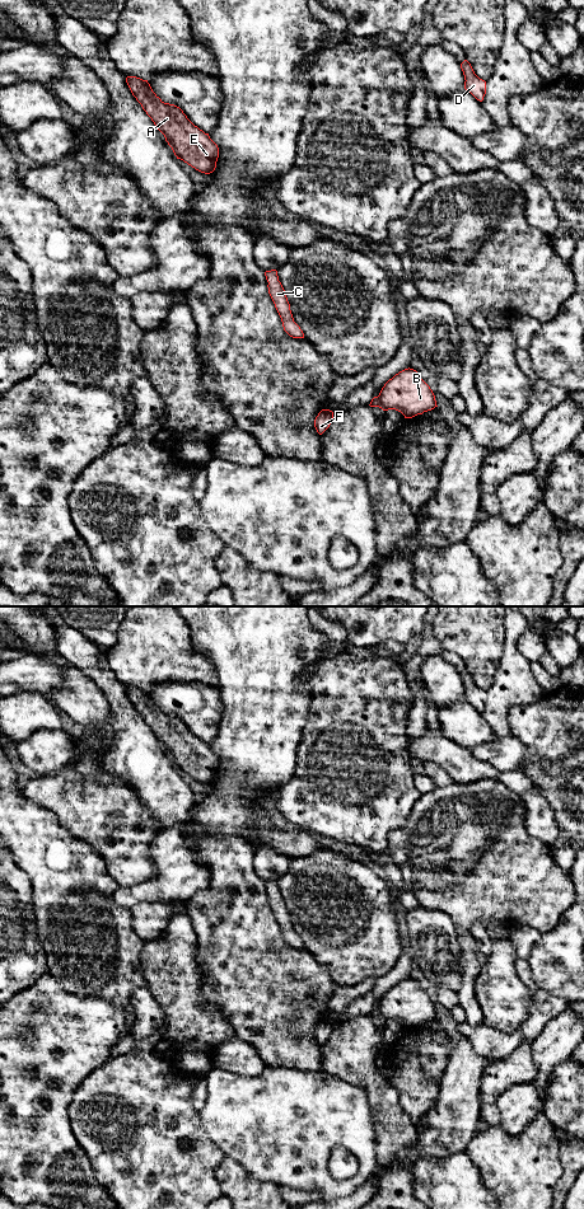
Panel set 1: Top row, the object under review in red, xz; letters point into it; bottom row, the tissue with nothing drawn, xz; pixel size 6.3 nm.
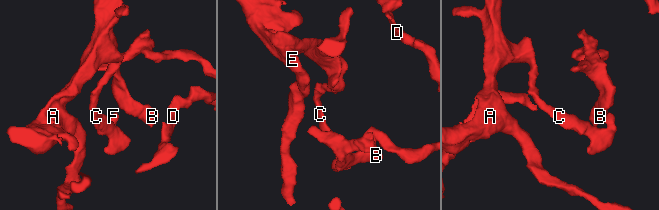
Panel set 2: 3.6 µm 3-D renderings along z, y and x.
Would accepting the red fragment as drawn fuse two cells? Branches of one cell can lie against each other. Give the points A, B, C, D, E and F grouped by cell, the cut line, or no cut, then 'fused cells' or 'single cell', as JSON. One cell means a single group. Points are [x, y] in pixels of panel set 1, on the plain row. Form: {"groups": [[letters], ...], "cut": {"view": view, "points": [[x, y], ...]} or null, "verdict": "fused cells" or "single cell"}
{"groups": [["A", "B", "C", "D", "E", "F"]], "cut": null, "verdict": "single cell"}

